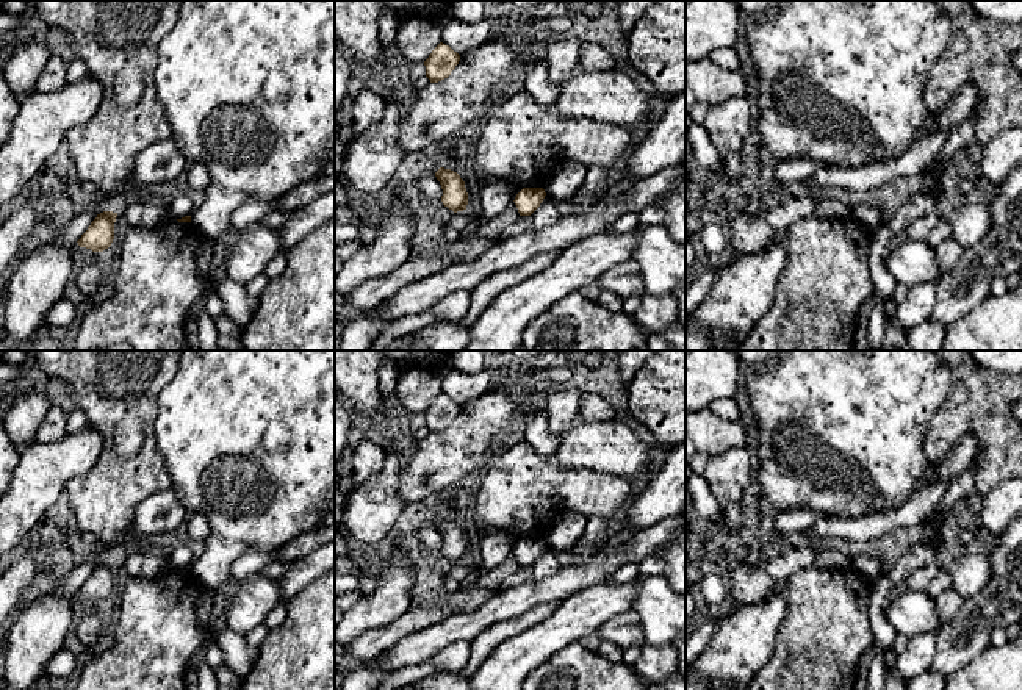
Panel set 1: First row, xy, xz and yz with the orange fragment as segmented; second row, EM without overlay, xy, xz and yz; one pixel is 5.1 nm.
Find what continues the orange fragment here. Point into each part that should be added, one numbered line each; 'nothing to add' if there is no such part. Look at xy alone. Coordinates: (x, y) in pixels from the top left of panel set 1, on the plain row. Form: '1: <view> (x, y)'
nothing to add

